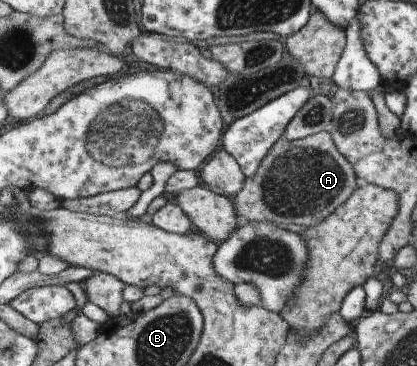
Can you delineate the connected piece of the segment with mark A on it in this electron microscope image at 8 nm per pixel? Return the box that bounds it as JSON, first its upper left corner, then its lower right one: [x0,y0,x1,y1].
[230,131,359,228]

